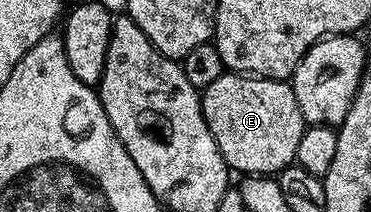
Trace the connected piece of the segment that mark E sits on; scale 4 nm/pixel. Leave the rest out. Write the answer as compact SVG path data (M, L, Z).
M224 72L216 80L212 80L212 84L208 84L206 90L201 91L202 99L202 115L208 124L208 128L212 132L212 136L216 140L216 144L220 148L220 152L224 156L227 167L231 171L237 172L242 176L277 176L287 166L295 165L298 149L300 148L300 136L308 129L308 124L303 120L300 112L300 104L296 104L296 96L294 95L294 87L289 81L279 80L277 78L259 78L257 76L243 76L237 72Z

